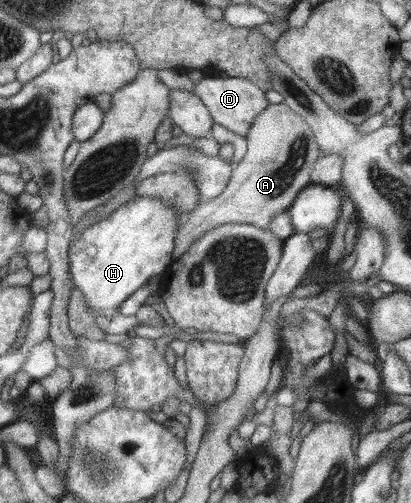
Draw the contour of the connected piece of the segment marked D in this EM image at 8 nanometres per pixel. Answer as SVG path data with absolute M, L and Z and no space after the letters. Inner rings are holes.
M204 77L195 84L194 93L202 100L216 124L224 126L238 136L245 137L255 117L269 106L264 90L261 90L254 82L244 78Z

